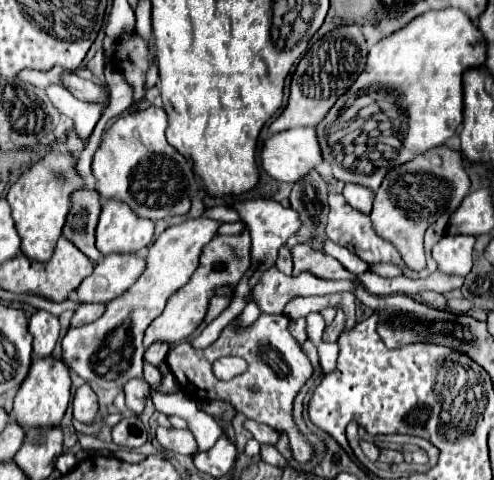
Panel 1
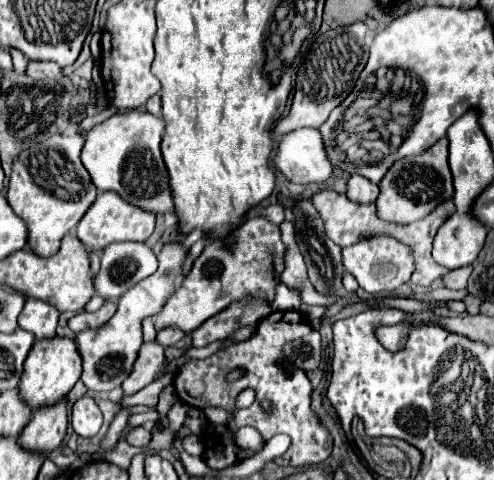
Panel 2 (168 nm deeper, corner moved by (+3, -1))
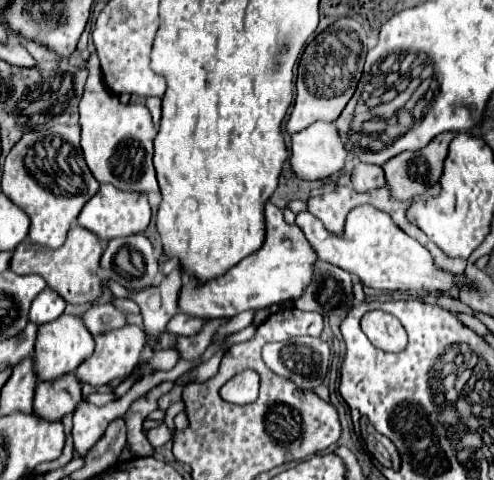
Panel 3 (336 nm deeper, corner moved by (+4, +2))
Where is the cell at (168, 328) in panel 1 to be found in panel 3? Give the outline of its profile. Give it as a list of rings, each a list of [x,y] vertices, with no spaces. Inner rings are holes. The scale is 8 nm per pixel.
[[[271,203],[265,205],[265,241],[261,249],[239,261],[227,273],[201,283],[197,277],[189,277],[179,293],[179,311],[201,319],[233,317],[247,309],[263,309],[275,303],[293,301],[301,297],[303,289],[309,285],[313,275],[313,263],[317,255],[313,253],[305,233],[297,225],[287,225],[283,221],[283,211]]]

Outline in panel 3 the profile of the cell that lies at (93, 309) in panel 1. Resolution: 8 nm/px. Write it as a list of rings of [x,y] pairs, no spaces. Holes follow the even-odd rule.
[[[95,303],[95,305],[91,305],[91,307],[83,313],[81,319],[83,319],[83,323],[85,323],[85,327],[89,329],[91,335],[99,335],[99,333],[103,333],[103,331],[119,329],[119,327],[123,327],[123,325],[127,323],[125,313],[119,311],[119,309],[115,309],[115,307],[109,305],[109,303],[105,303],[105,305]]]

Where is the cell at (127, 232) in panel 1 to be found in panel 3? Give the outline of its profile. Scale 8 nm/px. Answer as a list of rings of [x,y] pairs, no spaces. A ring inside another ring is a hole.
[[[101,185],[99,191],[87,201],[87,205],[81,209],[77,223],[91,233],[95,233],[99,239],[115,239],[115,237],[127,237],[135,233],[143,233],[151,221],[151,207],[147,203],[147,195],[143,193],[131,193],[131,191],[119,191],[113,185]]]

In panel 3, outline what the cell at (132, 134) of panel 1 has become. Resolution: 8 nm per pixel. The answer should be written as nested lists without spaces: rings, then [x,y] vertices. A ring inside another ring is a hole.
[[[93,55],[89,57],[89,79],[79,105],[83,157],[99,183],[111,183],[121,191],[159,193],[153,169],[153,139],[157,129],[151,121],[151,113],[139,103],[121,105],[117,95],[103,85],[99,60],[96,59]]]

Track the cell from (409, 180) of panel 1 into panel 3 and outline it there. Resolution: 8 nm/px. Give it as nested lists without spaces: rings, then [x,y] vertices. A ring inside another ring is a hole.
[[[441,133],[437,135],[425,149],[419,151],[405,151],[389,159],[383,169],[385,169],[385,183],[393,199],[397,201],[411,201],[417,195],[423,195],[429,187],[433,187],[441,179],[443,171],[443,161],[447,157],[447,147],[449,141],[455,137],[455,133]]]

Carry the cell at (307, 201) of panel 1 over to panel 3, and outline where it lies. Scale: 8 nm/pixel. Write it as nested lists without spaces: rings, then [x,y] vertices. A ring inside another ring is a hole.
[[[317,259],[317,265],[313,265],[313,281],[295,301],[295,307],[301,311],[317,311],[321,315],[349,311],[353,305],[351,285],[351,275],[347,271]]]

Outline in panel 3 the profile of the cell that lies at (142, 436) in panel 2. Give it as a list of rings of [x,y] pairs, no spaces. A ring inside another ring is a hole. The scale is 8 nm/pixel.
[[[165,423],[155,427],[155,429],[149,429],[145,435],[147,435],[147,441],[151,443],[151,447],[161,447],[161,445],[165,445],[171,439],[169,429],[165,427]]]

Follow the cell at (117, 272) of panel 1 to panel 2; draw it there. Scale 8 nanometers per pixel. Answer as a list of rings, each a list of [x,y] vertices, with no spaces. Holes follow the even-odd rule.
[[[114,242],[102,250],[102,268],[94,288],[106,298],[120,298],[128,288],[158,270],[158,258],[142,242]]]

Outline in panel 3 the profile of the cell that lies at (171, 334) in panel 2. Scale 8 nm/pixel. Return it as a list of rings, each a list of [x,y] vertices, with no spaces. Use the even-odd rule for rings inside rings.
[[[177,313],[167,323],[167,331],[169,333],[175,333],[175,335],[195,335],[203,327],[203,323],[205,321],[201,321],[197,317],[189,317],[185,313]]]

